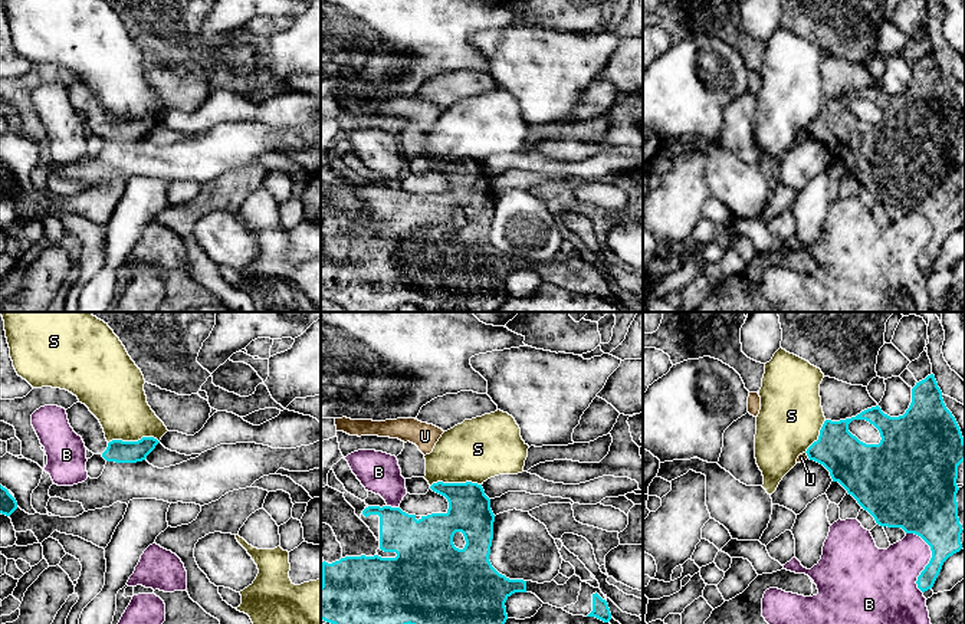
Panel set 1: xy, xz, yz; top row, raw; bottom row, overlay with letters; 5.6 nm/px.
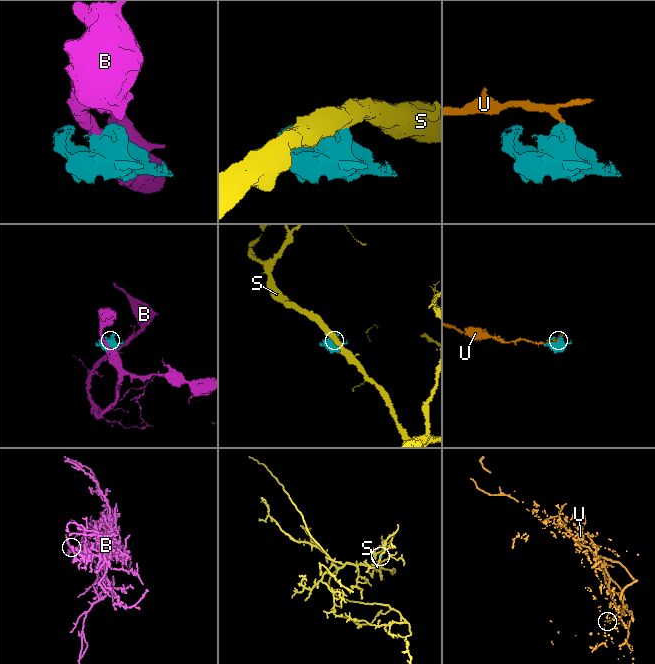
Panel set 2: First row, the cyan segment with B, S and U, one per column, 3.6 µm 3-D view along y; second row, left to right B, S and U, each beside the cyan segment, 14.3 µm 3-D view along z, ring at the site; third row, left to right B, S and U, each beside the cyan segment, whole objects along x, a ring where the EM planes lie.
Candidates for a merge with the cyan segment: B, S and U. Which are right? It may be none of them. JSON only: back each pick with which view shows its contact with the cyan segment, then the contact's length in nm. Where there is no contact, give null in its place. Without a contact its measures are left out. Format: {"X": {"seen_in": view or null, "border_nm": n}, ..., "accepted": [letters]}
{"accepted": []}

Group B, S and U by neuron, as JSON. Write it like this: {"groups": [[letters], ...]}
{"groups": [["B"], ["S"], ["U"]]}

